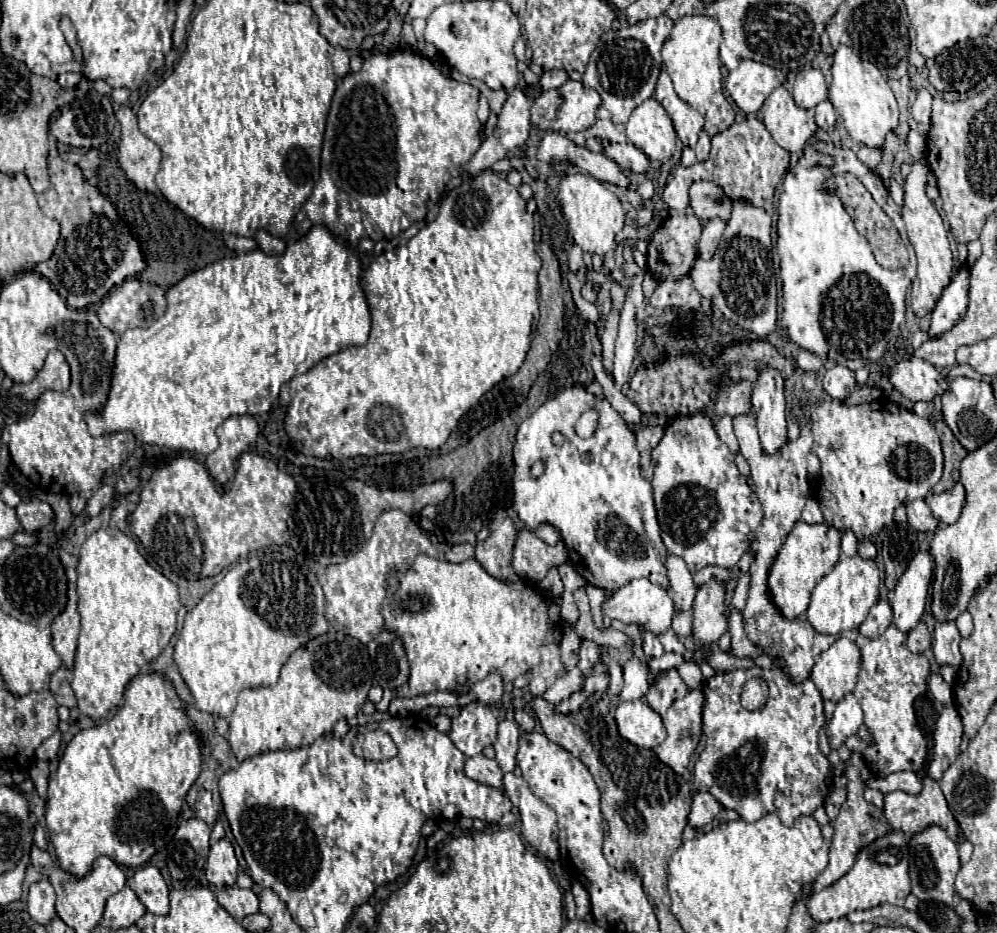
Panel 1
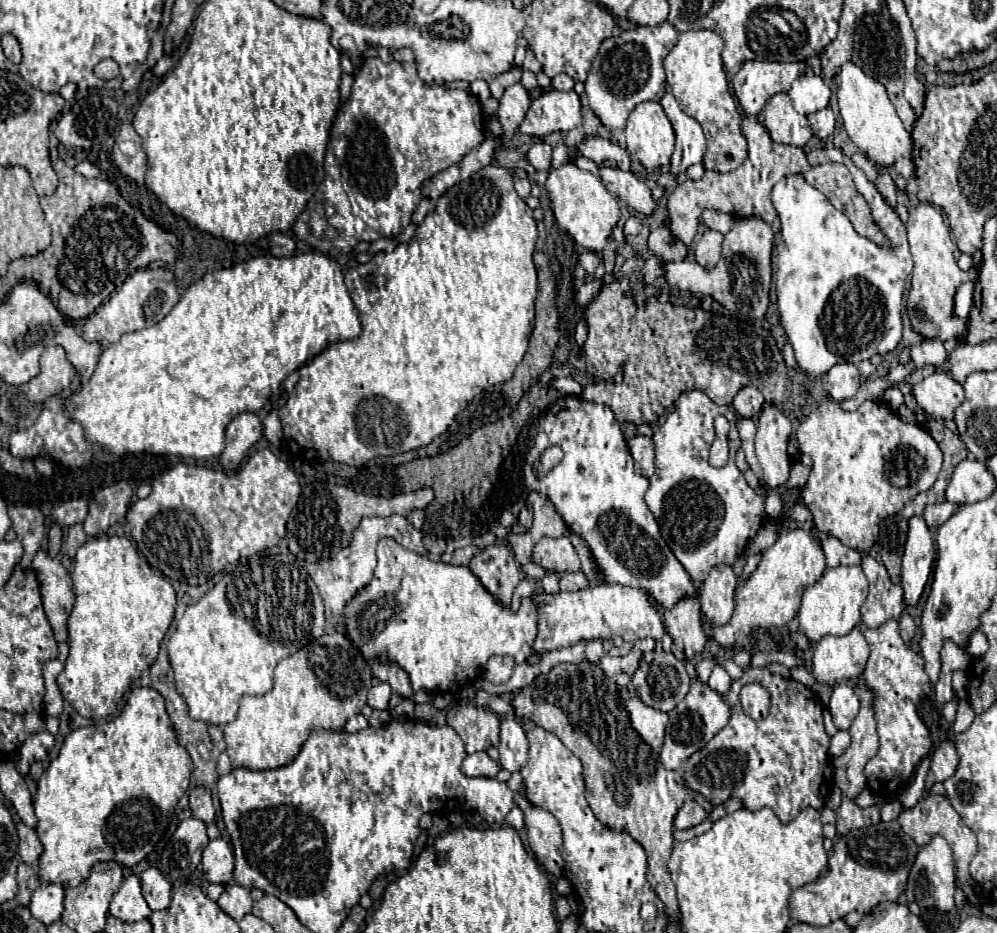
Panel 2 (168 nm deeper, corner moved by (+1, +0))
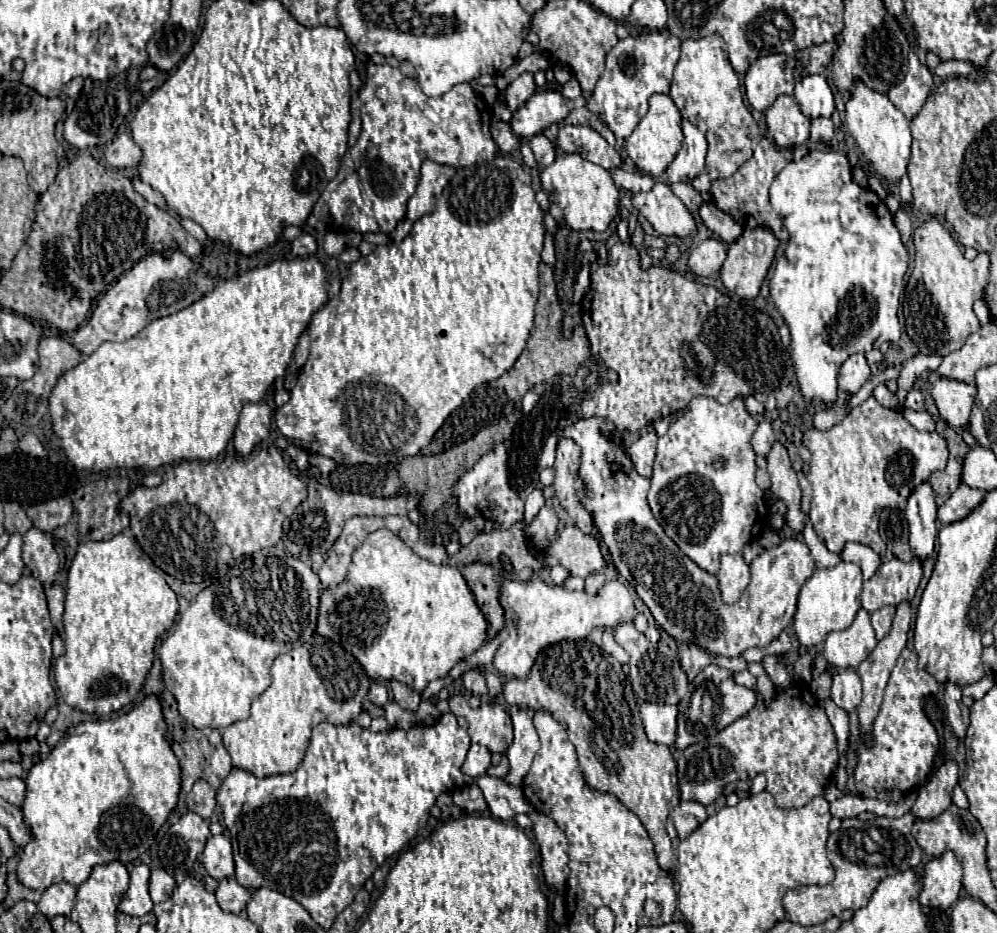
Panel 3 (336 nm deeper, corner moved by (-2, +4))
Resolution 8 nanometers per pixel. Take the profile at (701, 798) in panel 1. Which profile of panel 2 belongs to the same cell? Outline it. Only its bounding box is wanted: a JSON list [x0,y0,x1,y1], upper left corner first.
[674,800,706,830]

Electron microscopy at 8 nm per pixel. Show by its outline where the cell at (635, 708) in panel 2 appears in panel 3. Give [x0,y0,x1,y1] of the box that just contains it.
[641,704,677,746]

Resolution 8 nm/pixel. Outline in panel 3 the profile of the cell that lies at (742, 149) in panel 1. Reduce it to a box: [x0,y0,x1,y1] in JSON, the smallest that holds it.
[711,138,793,242]

